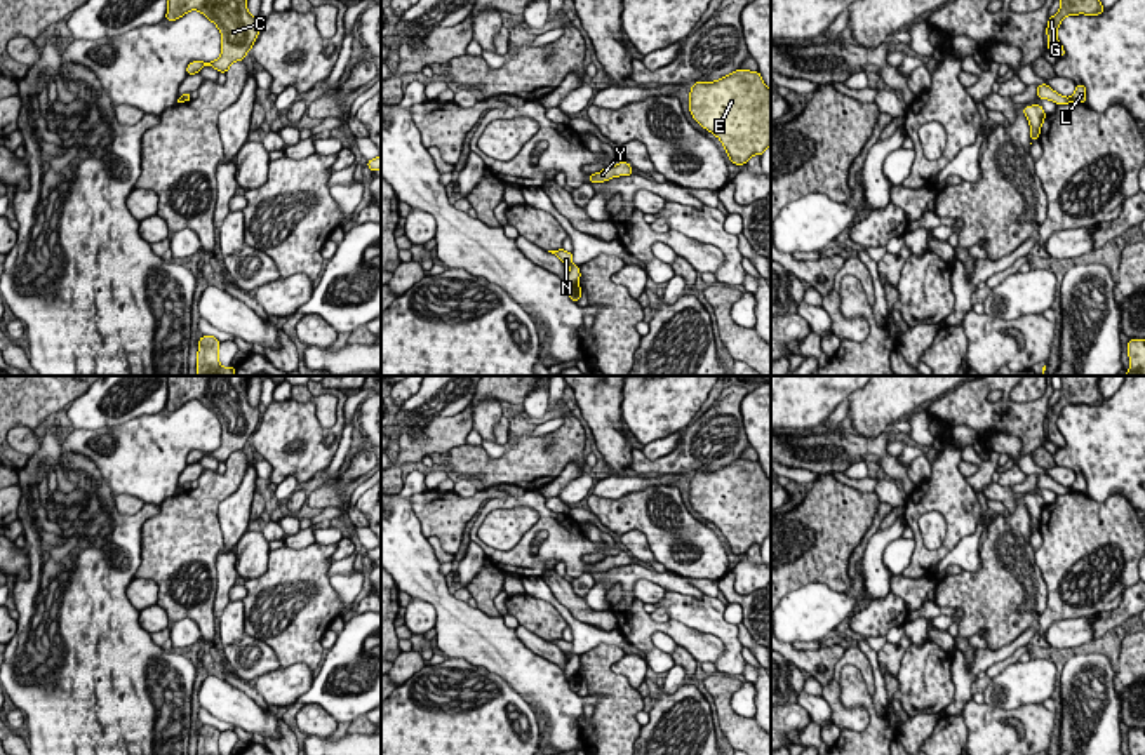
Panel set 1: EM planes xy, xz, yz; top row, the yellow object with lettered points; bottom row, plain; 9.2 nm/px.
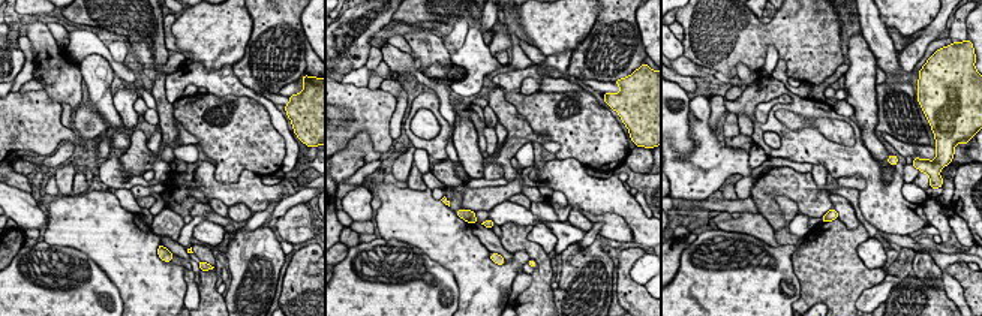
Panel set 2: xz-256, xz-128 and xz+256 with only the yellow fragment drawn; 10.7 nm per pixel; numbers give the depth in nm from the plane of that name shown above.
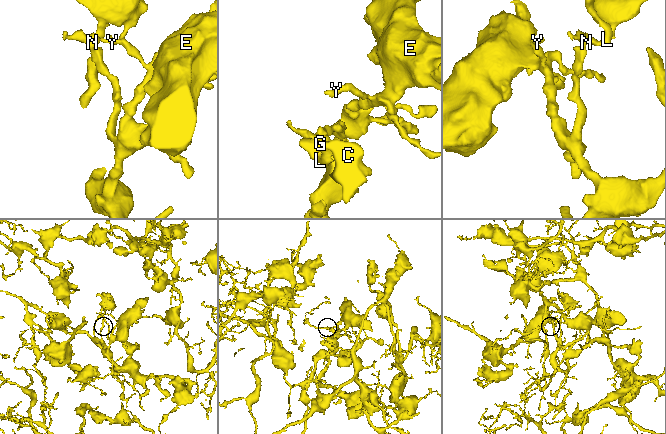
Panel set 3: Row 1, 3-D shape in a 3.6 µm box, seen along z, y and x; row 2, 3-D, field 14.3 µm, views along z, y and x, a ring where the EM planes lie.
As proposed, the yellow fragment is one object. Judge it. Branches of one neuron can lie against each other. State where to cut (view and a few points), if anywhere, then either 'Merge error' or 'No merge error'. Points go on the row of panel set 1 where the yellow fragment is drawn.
Split along yz (1069, 98), (1072, 101). Merge error

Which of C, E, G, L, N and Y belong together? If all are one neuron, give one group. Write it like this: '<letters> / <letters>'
C G L / E N Y

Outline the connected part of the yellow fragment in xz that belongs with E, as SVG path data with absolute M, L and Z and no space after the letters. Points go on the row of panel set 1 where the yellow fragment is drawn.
M736 70L715 82L696 82L689 111L720 139L734 165L771 146L771 90L759 71Z

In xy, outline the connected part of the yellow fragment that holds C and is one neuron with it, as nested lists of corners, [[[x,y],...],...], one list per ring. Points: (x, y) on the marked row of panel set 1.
[[[169,0],[167,21],[176,21],[190,10],[202,12],[221,31],[221,56],[216,61],[191,61],[186,75],[198,73],[204,66],[212,66],[226,73],[235,61],[242,61],[254,45],[261,30],[259,17],[247,10],[247,0]]]

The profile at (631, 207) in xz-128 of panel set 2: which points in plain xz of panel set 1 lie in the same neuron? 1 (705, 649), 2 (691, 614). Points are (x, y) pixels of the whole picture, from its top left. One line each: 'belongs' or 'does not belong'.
1: does not belong
2: belongs

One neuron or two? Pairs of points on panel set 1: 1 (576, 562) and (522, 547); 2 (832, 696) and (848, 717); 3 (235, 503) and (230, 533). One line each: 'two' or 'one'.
1: one
2: one
3: one

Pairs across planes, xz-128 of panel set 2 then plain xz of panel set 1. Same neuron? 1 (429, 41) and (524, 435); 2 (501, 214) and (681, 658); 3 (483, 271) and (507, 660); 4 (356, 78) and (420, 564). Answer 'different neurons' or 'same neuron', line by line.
1: different neurons
2: different neurons
3: same neuron
4: same neuron

